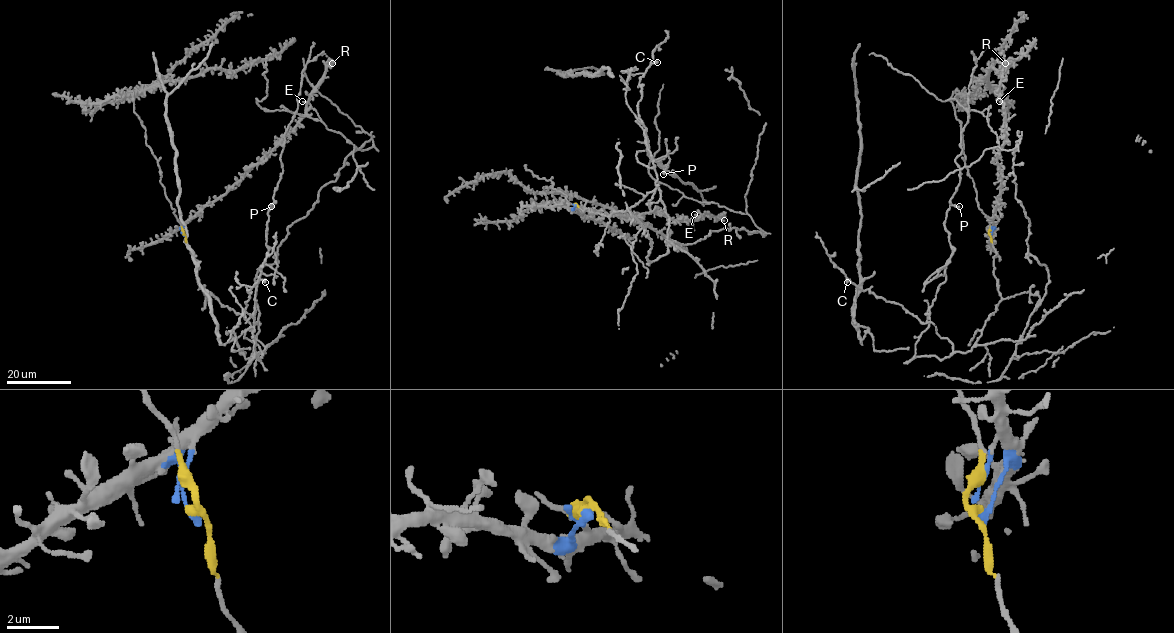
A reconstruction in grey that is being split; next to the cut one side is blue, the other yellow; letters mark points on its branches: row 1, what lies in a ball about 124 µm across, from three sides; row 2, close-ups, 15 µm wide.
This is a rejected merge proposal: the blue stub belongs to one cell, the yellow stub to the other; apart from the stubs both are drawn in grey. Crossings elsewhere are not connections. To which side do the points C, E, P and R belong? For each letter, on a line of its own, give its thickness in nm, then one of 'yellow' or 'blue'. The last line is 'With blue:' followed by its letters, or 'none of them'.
C: 550 nm thick; yellow
E: 190 nm thick; blue
P: 360 nm thick; yellow
R: 320 nm thick; blue
With blue: E, R

